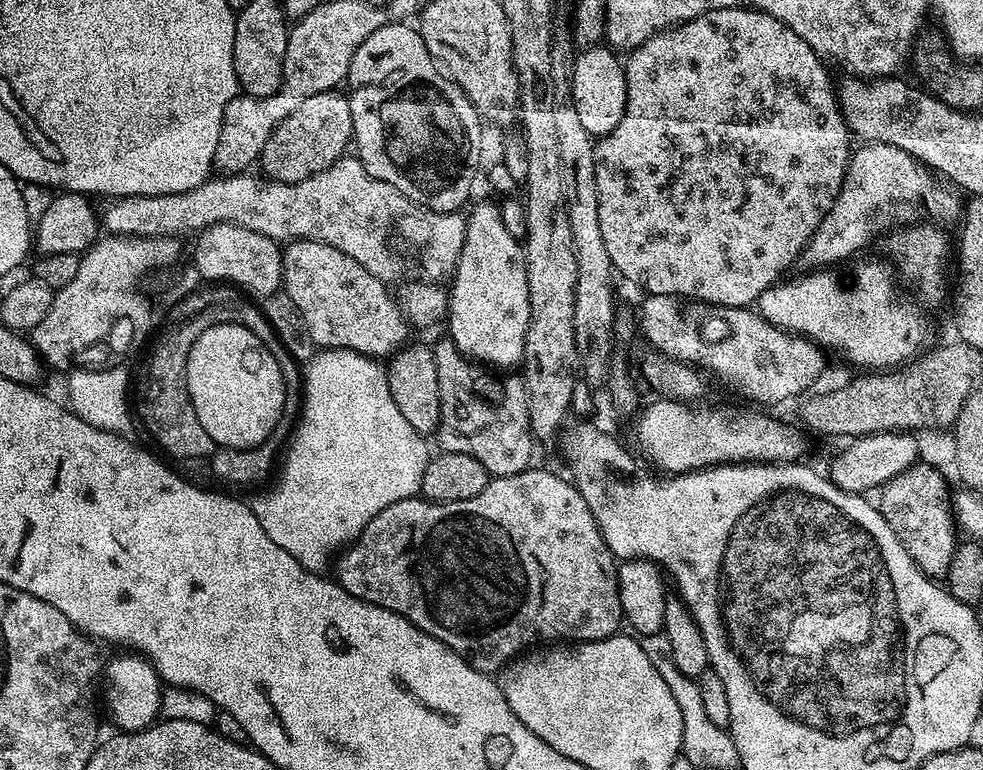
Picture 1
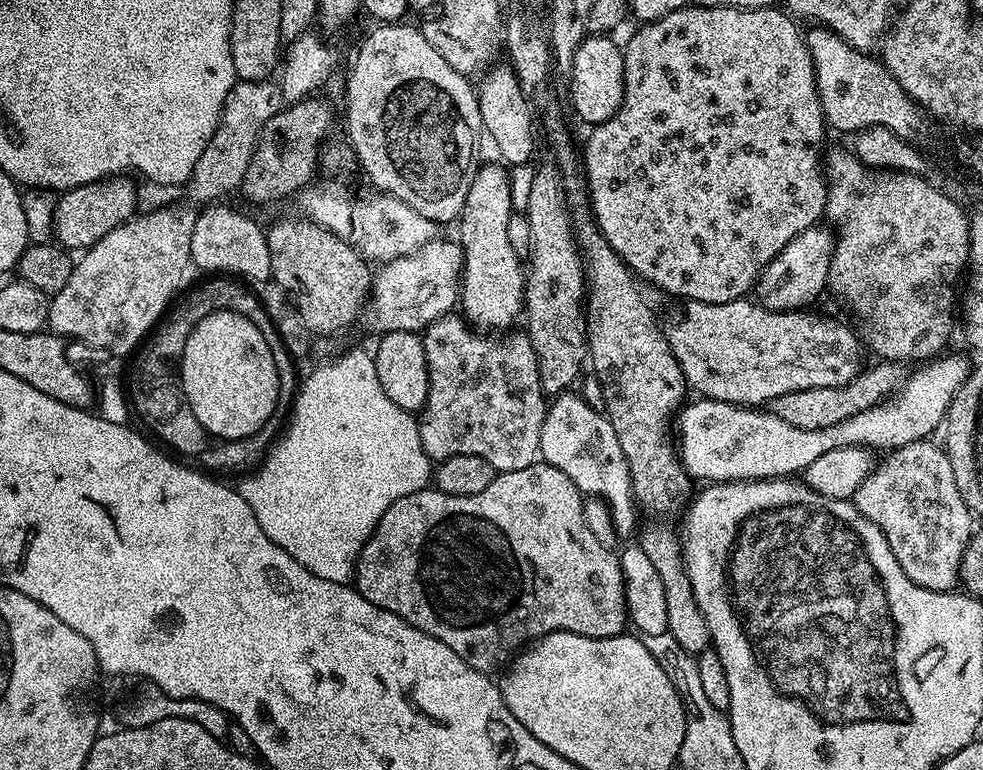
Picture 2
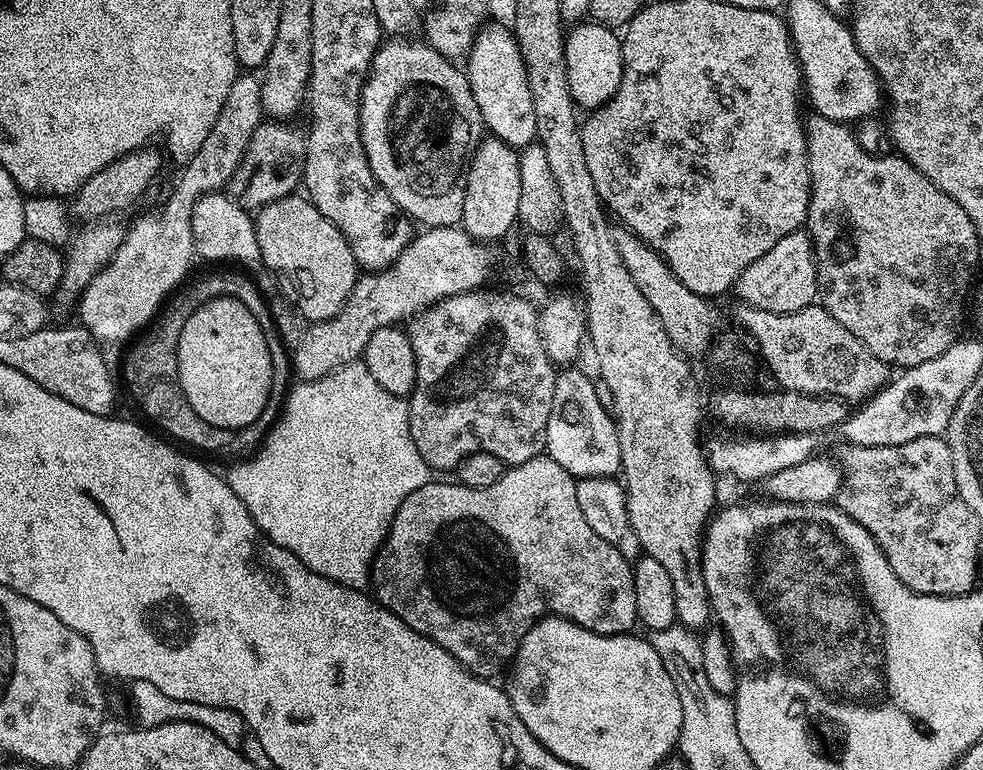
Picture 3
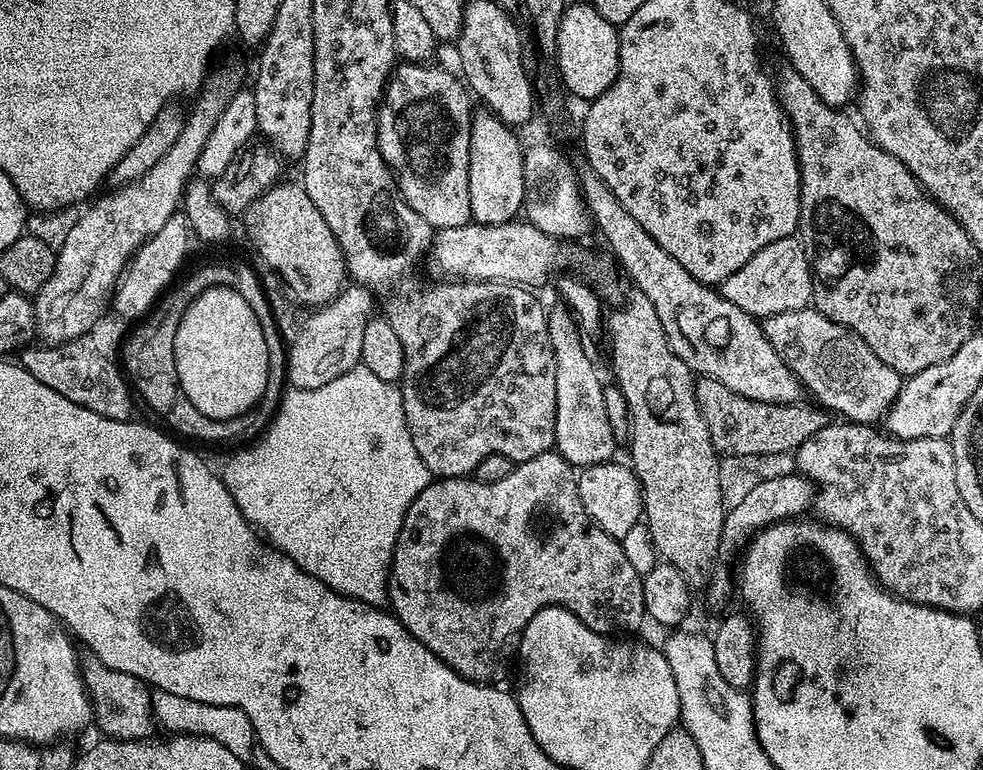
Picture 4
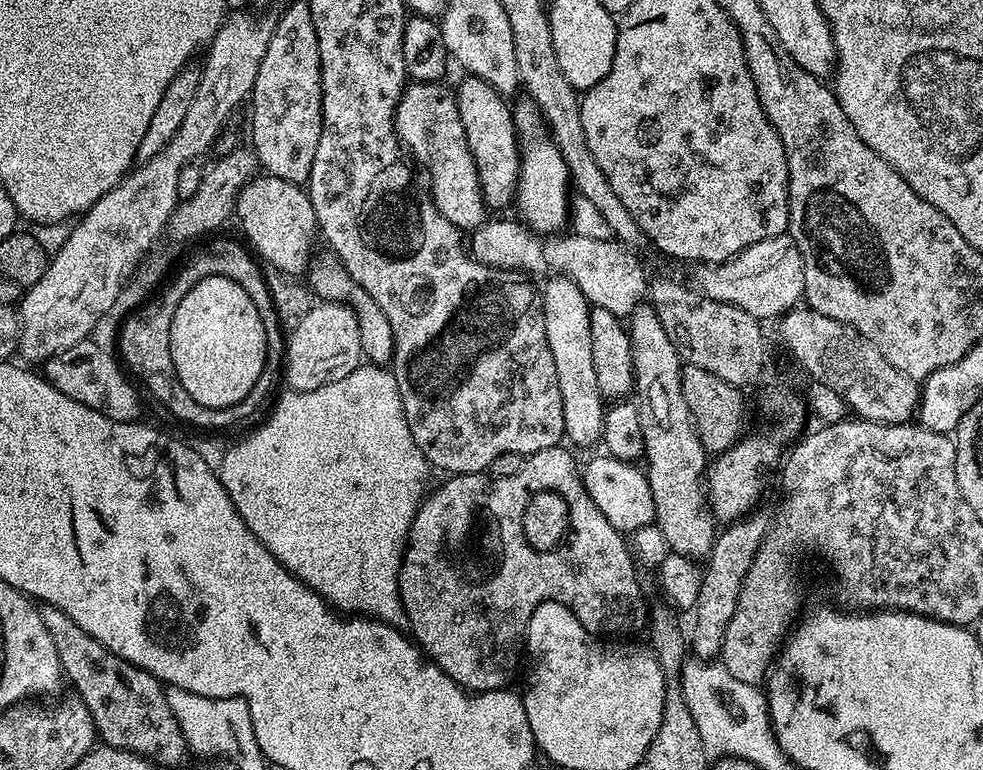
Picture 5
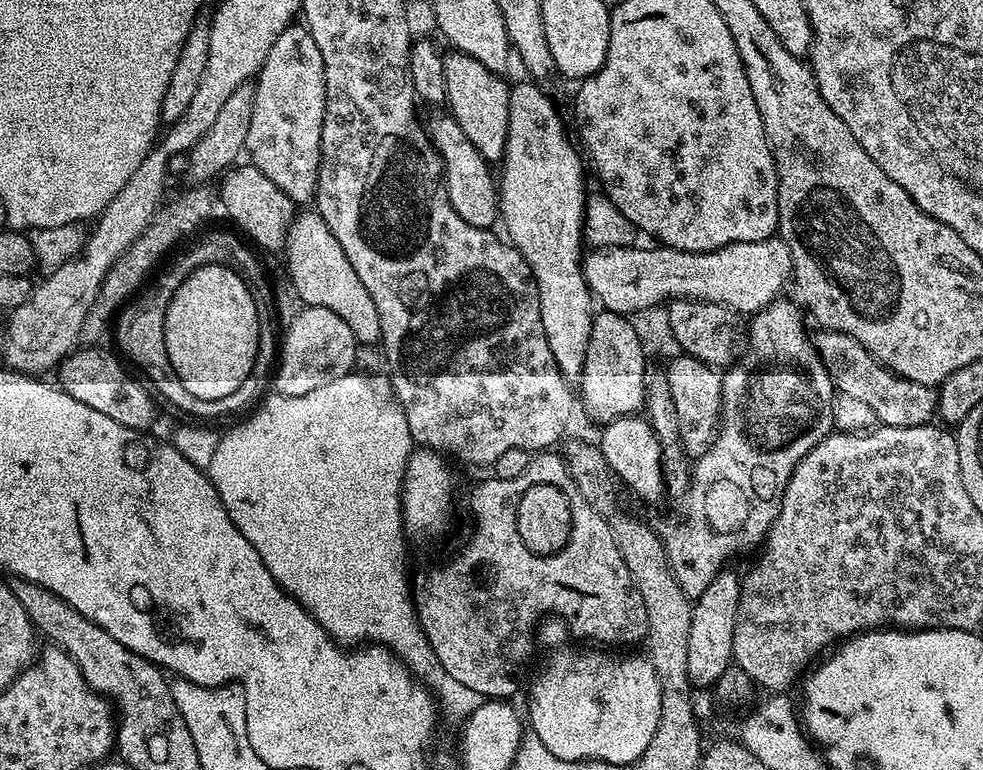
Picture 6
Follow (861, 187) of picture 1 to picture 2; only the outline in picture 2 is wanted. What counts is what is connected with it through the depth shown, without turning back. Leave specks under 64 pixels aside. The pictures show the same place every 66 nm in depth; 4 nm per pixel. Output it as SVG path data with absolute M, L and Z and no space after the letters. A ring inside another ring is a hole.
M823 226L807 228L802 230L802 234L798 234L798 238L794 238L788 243L777 256L765 266L764 272L756 281L754 289L755 295L758 297L759 303L764 307L773 310L800 310L803 309L810 300L814 299L820 291L825 291L828 283L828 271L830 270L830 262L832 261L832 252L836 249L836 241L831 231L827 232Z

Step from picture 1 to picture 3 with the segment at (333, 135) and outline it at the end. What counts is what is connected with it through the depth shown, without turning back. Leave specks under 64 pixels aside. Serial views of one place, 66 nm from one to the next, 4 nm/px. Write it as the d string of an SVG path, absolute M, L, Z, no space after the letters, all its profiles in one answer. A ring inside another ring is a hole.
M262 122L254 130L246 146L246 154L234 170L226 192L238 207L259 210L278 198L293 195L304 179L304 158L308 154L305 129L295 128L292 122Z

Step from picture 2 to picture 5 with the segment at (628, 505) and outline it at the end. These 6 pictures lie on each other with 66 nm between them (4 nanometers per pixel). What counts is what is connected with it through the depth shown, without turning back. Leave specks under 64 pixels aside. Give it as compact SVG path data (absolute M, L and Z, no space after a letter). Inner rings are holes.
M556 274L542 288L546 342L554 354L554 370L558 370L558 390L562 390L562 414L567 439L576 444L592 444L601 439L604 430L605 401L598 390L594 374L592 339L590 338L590 305L582 290L563 274Z

